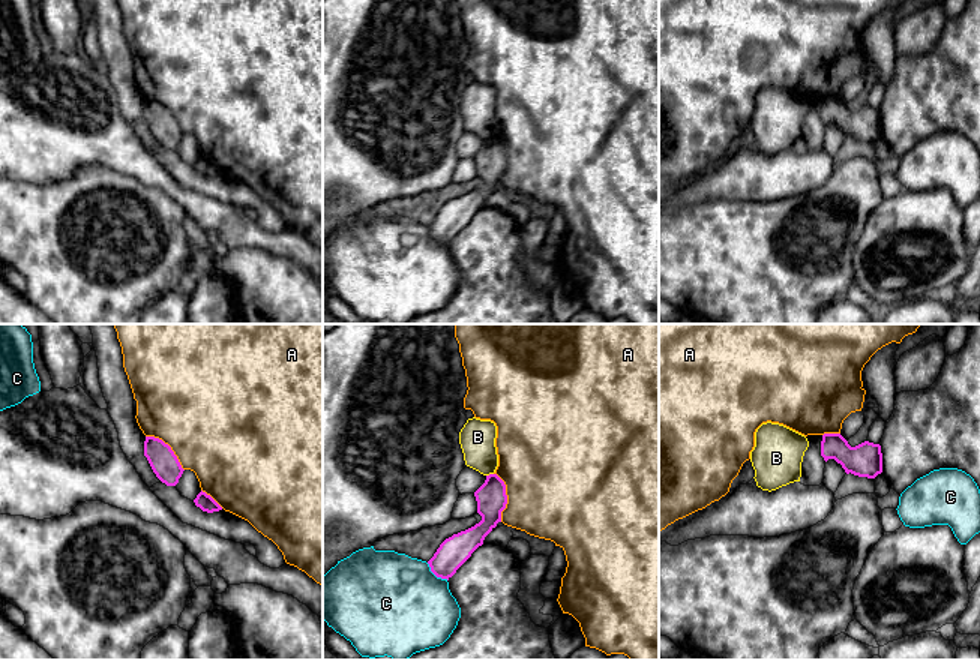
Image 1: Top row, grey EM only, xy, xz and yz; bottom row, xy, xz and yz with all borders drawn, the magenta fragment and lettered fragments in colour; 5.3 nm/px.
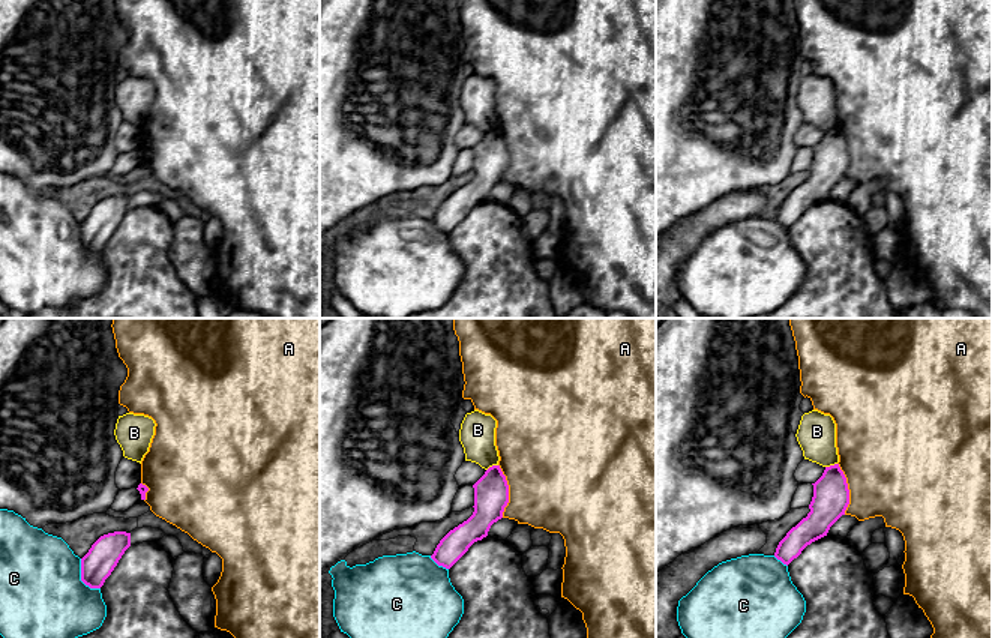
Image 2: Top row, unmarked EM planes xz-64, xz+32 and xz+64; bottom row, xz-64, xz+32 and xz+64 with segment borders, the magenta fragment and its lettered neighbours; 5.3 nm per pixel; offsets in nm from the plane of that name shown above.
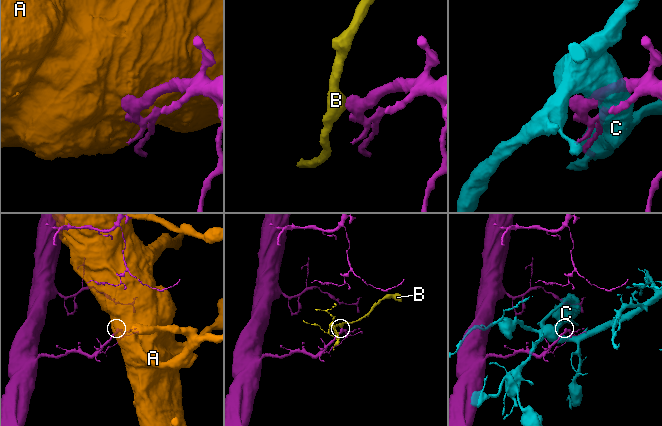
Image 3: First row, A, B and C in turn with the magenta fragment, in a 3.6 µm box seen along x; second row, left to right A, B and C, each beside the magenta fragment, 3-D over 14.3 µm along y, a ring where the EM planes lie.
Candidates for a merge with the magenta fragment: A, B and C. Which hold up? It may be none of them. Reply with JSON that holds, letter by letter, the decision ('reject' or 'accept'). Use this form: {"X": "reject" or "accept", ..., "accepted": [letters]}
{"A": "reject", "B": "reject", "C": "reject", "accepted": []}

